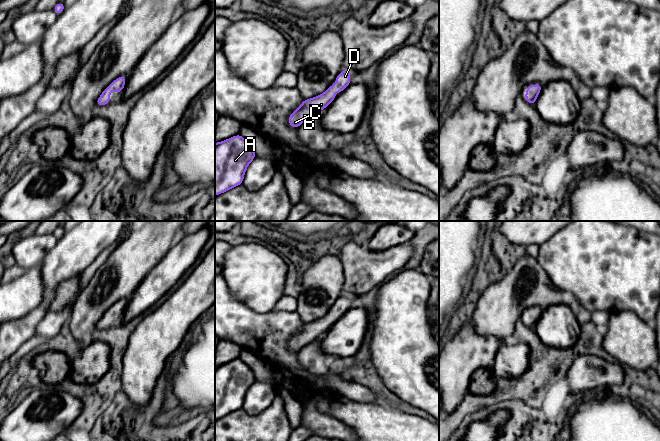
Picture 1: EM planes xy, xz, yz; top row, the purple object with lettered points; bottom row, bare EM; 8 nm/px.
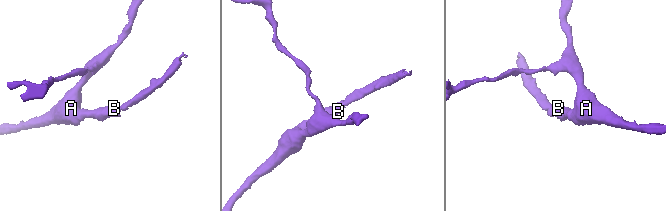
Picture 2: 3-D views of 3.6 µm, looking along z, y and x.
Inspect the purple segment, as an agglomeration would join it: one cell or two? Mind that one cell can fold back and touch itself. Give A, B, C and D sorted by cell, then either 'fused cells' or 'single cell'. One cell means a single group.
A B C D | single cell

